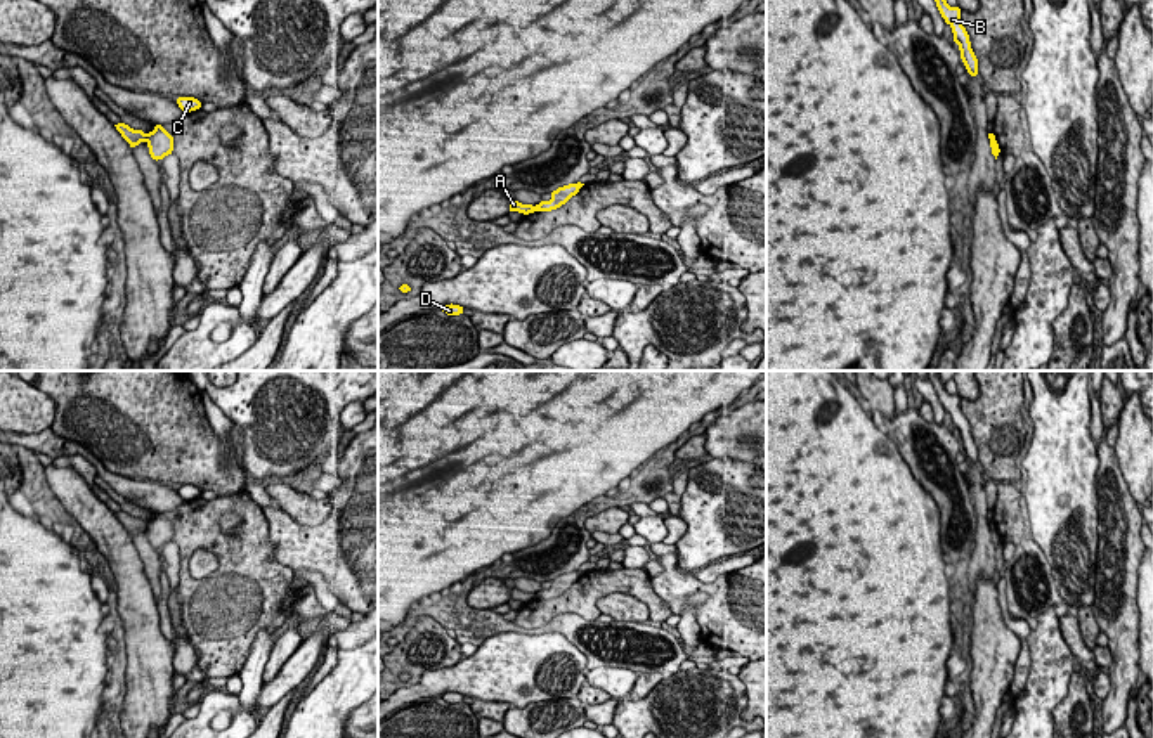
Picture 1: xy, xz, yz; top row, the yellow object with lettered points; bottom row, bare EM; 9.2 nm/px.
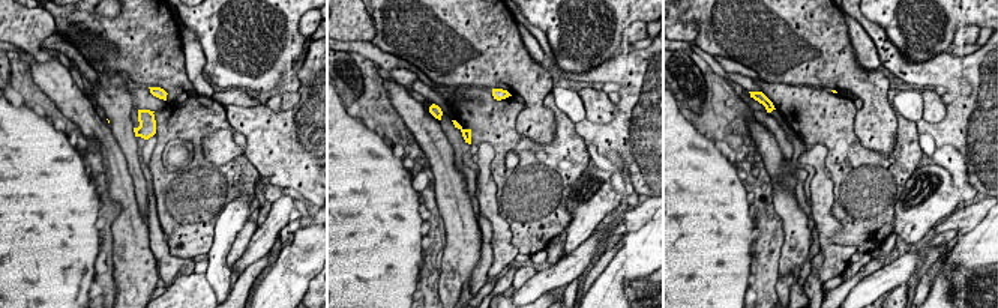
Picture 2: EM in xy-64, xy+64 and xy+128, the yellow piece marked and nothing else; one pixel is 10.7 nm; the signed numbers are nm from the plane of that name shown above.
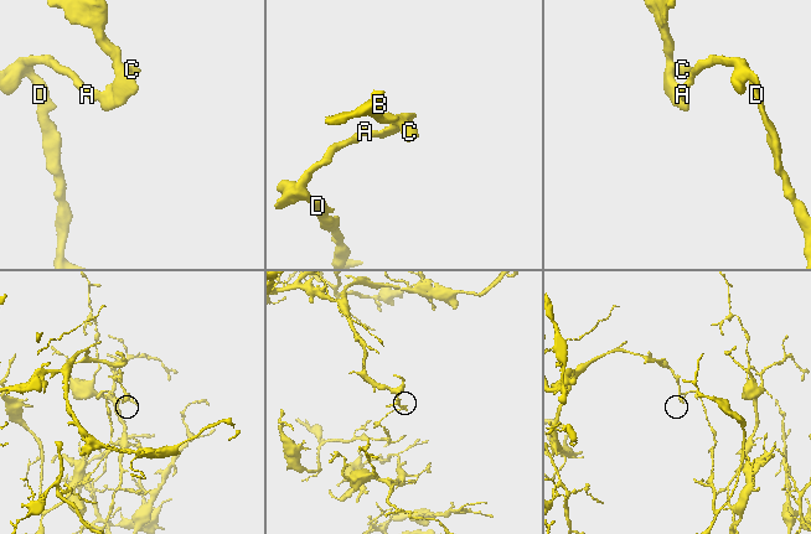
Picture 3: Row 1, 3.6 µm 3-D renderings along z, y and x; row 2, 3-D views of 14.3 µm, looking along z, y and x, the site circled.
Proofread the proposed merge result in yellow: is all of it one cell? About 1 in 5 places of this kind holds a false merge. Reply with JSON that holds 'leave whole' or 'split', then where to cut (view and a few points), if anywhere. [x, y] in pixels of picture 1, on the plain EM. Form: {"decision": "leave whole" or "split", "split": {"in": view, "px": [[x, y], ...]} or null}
{"decision": "split", "split": {"in": "xy", "px": [[148, 522], [144, 529]]}}

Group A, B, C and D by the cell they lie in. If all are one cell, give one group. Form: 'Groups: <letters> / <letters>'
Groups: A D / B C

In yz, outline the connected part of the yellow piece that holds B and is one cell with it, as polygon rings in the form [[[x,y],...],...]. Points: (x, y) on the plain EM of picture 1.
[[[928,371],[928,378],[931,379],[936,395],[945,407],[945,411],[952,416],[954,430],[959,433],[961,447],[971,464],[978,463],[978,447],[971,437],[969,423],[961,411],[961,397],[950,395],[945,385],[940,379],[938,371]]]

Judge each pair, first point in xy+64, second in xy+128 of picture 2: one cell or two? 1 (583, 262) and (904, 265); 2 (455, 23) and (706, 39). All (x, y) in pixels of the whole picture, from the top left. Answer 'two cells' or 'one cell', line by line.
1: one cell
2: one cell

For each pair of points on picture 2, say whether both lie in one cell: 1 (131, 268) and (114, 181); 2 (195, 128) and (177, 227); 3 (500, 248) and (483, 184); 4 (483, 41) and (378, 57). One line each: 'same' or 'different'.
1: same
2: same
3: same
4: different

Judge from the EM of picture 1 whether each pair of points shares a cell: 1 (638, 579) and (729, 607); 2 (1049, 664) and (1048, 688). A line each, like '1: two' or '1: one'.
1: two
2: one

